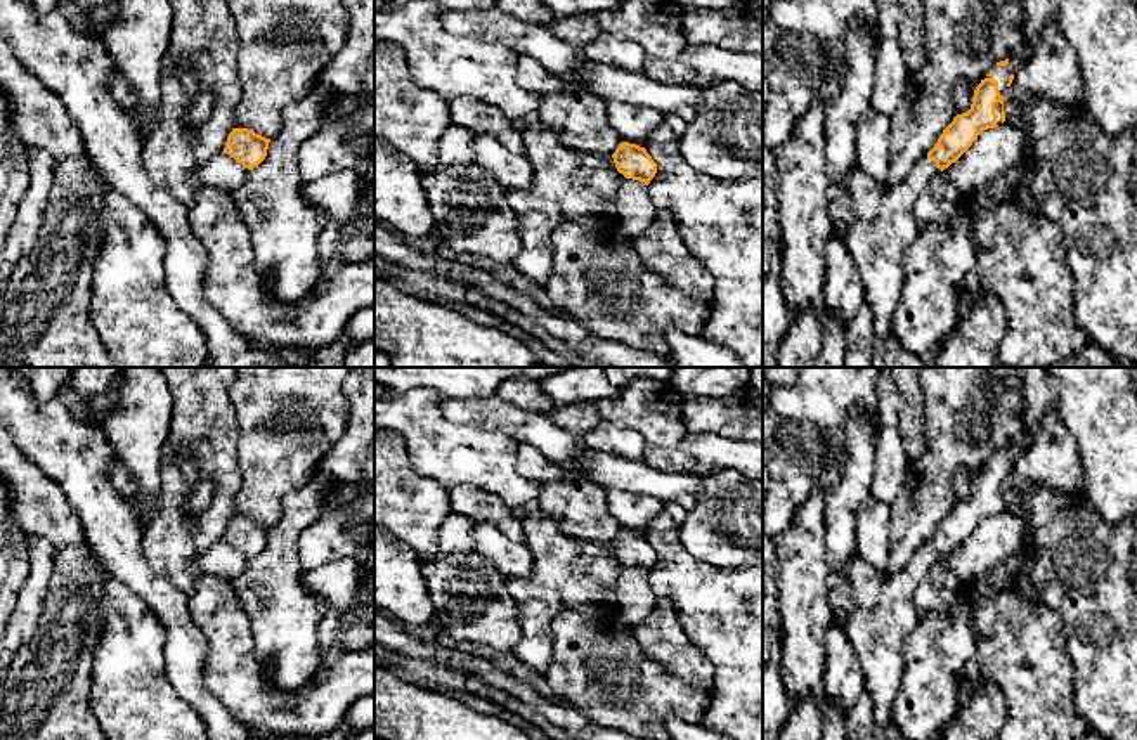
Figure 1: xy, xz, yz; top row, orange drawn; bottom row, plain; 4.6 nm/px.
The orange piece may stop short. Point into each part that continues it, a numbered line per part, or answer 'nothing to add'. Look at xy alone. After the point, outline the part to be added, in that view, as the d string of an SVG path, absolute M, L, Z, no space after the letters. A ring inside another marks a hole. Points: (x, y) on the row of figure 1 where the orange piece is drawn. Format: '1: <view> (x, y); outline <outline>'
nothing to add

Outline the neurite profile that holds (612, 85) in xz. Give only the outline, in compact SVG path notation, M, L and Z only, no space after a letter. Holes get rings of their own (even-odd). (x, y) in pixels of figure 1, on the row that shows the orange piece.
M582 62L568 81L581 83L607 104L622 102L692 121L698 111L700 88L685 83L660 83L643 71L626 71L598 62Z

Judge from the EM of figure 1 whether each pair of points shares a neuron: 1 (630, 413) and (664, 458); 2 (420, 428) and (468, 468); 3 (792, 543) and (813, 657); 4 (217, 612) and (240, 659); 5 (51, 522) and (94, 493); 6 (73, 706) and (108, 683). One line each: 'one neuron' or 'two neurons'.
1: two neurons
2: one neuron
3: one neuron
4: one neuron
5: two neurons
6: two neurons

